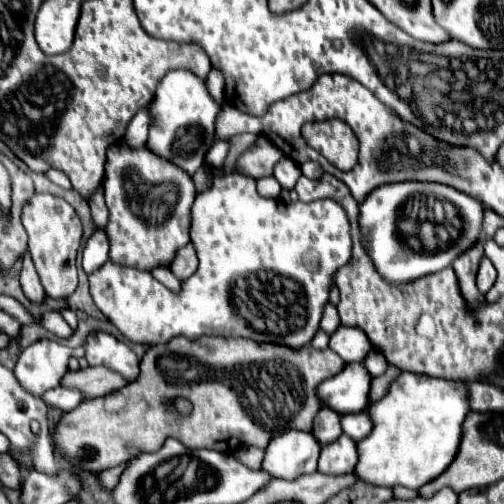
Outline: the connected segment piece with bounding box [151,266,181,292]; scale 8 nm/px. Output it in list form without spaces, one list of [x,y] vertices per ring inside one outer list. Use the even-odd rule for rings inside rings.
[[[157,266],[157,268],[153,268],[151,276],[157,278],[163,286],[167,286],[167,288],[173,290],[173,292],[177,292],[177,290],[181,288],[181,282],[173,276],[173,272],[171,272],[167,266]]]

